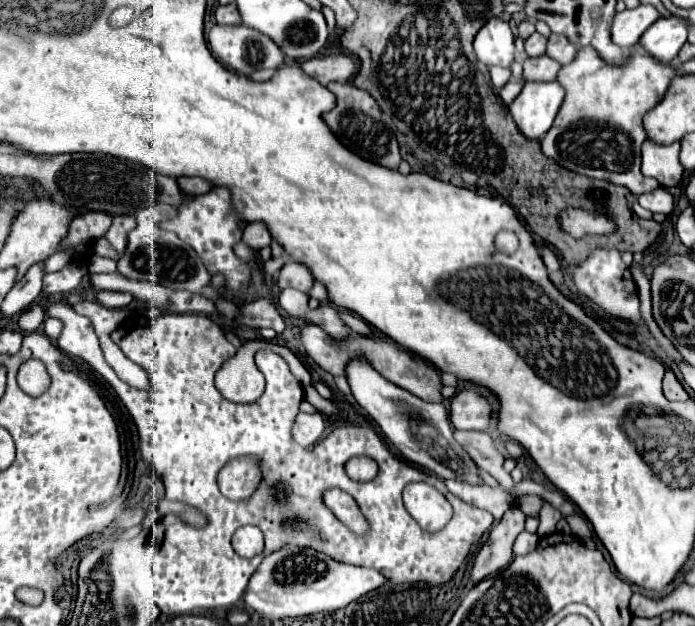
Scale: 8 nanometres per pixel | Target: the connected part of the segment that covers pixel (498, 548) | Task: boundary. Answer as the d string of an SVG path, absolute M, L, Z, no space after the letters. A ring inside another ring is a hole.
M512 507L494 525L488 539L476 555L476 583L510 565L512 545L514 539L524 531L524 519L526 515L518 507Z

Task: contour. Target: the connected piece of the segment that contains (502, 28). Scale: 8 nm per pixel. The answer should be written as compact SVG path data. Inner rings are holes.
M492 19L474 39L476 57L486 67L510 67L514 63L514 35L506 21Z

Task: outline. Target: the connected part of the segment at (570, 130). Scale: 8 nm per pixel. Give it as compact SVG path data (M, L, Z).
M640 43L634 45L626 65L610 65L598 57L598 51L582 47L574 63L564 65L558 73L558 81L566 89L566 99L550 133L542 139L542 151L570 171L624 185L634 195L654 191L660 187L658 181L646 179L640 173L640 147L648 137L644 115L662 101L674 75L676 67L672 63L656 61Z

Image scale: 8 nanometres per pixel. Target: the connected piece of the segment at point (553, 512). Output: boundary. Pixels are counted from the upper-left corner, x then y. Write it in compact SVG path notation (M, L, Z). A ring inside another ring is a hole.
M544 503L542 511L540 511L540 529L538 529L538 535L544 537L544 535L554 533L554 527L556 527L556 523L560 519L562 519L562 513L558 509L554 509L550 503Z

